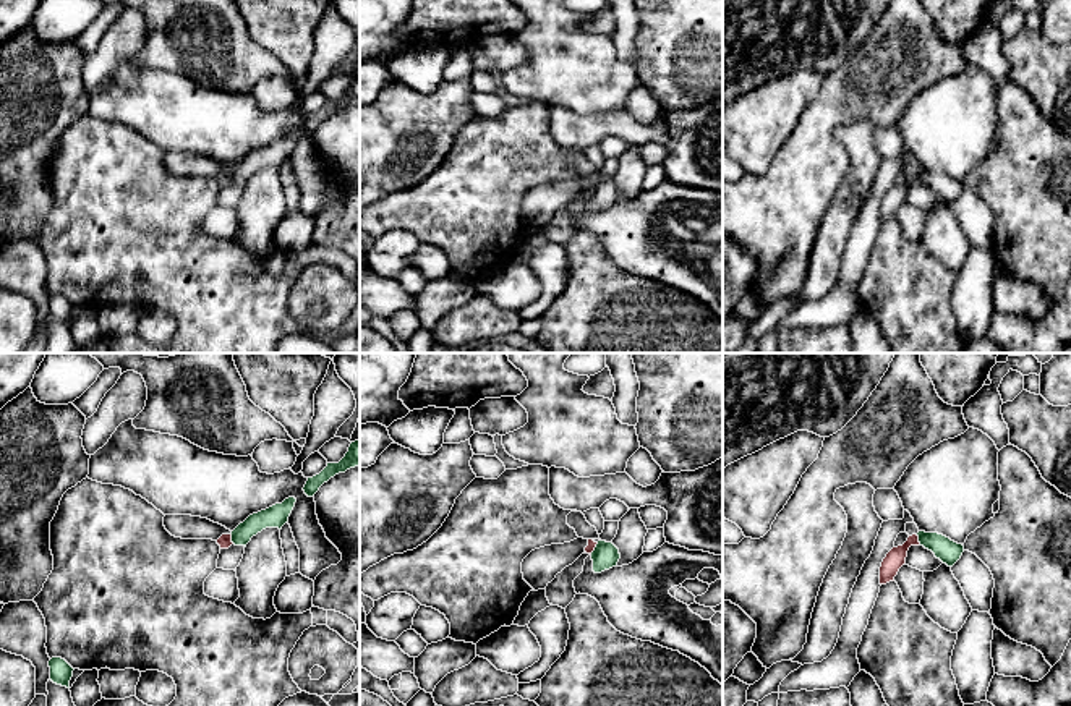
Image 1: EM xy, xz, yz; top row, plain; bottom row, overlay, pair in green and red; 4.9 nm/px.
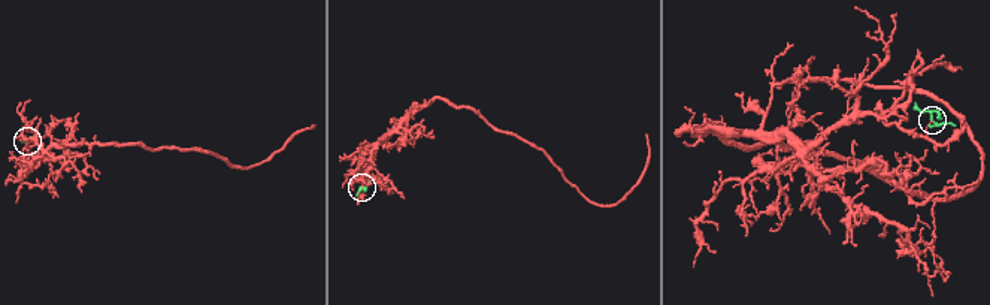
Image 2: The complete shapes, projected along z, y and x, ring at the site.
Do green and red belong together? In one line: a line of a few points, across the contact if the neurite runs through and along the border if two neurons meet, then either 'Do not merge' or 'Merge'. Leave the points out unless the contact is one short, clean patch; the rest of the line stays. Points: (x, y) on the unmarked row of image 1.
Line: xy (230, 170), (234, 180). Do not merge

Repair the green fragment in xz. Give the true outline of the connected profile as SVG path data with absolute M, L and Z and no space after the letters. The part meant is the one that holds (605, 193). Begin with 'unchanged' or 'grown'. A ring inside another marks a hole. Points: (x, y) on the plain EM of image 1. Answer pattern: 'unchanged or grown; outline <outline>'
unchanged; outline M598 178L591 189L593 209L601 211L617 202L621 196L619 186L612 180Z

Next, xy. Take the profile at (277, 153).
unchanged; outline M288 134L282 141L275 141L266 147L250 152L243 160L240 160L230 172L235 183L245 183L253 173L266 165L279 165L288 159L288 154L295 144L297 136Z

